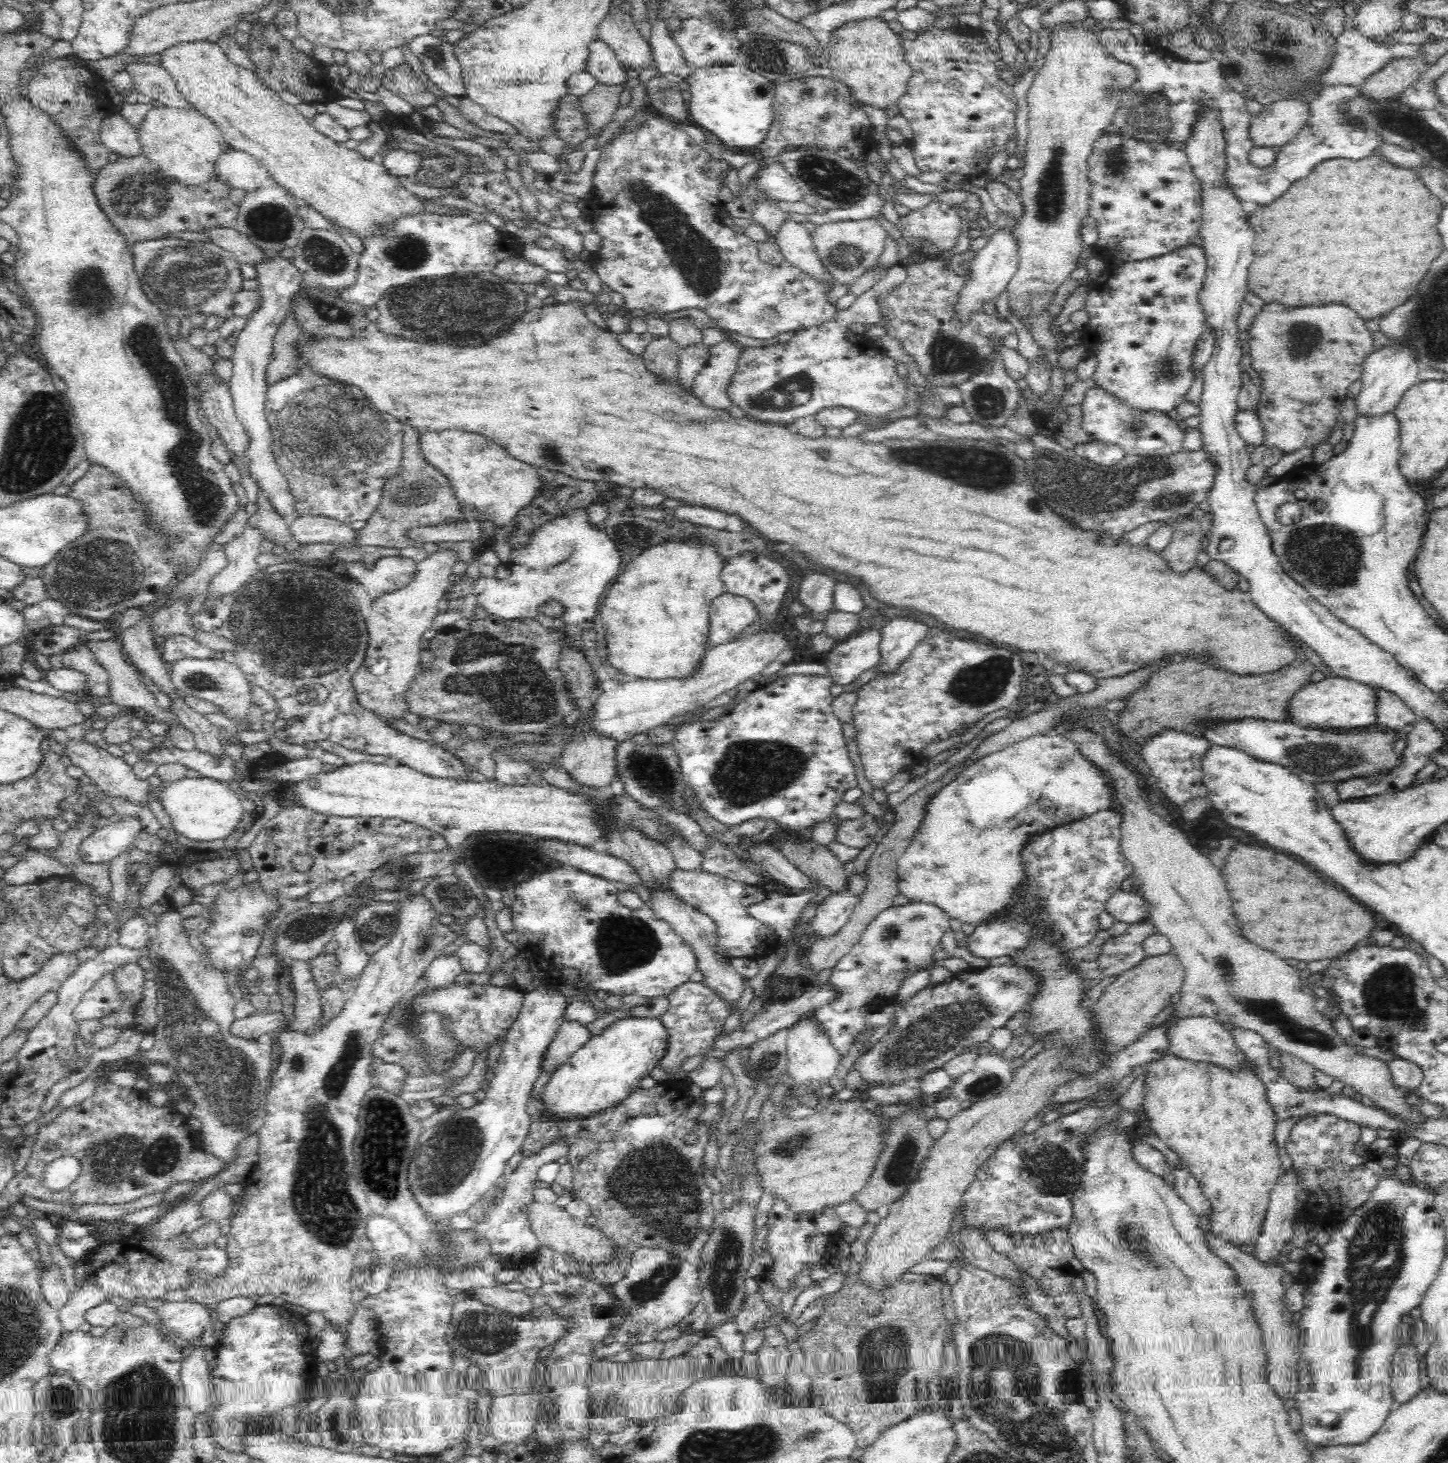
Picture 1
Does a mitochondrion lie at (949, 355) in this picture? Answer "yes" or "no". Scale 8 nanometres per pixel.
yes

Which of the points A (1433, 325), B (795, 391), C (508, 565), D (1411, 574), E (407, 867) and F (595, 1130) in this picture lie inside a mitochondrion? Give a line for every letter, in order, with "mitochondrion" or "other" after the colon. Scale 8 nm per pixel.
A: mitochondrion
B: mitochondrion
C: other
D: other
E: mitochondrion
F: other

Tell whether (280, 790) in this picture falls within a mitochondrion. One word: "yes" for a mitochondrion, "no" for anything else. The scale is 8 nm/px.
no

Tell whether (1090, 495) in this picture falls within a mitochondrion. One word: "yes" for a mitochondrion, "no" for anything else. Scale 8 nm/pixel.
yes

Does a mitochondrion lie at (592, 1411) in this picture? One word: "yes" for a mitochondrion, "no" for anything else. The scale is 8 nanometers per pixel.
no

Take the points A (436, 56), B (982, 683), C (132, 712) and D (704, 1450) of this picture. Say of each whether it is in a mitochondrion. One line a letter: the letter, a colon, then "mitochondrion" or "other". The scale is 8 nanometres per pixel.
A: mitochondrion
B: mitochondrion
C: other
D: mitochondrion

